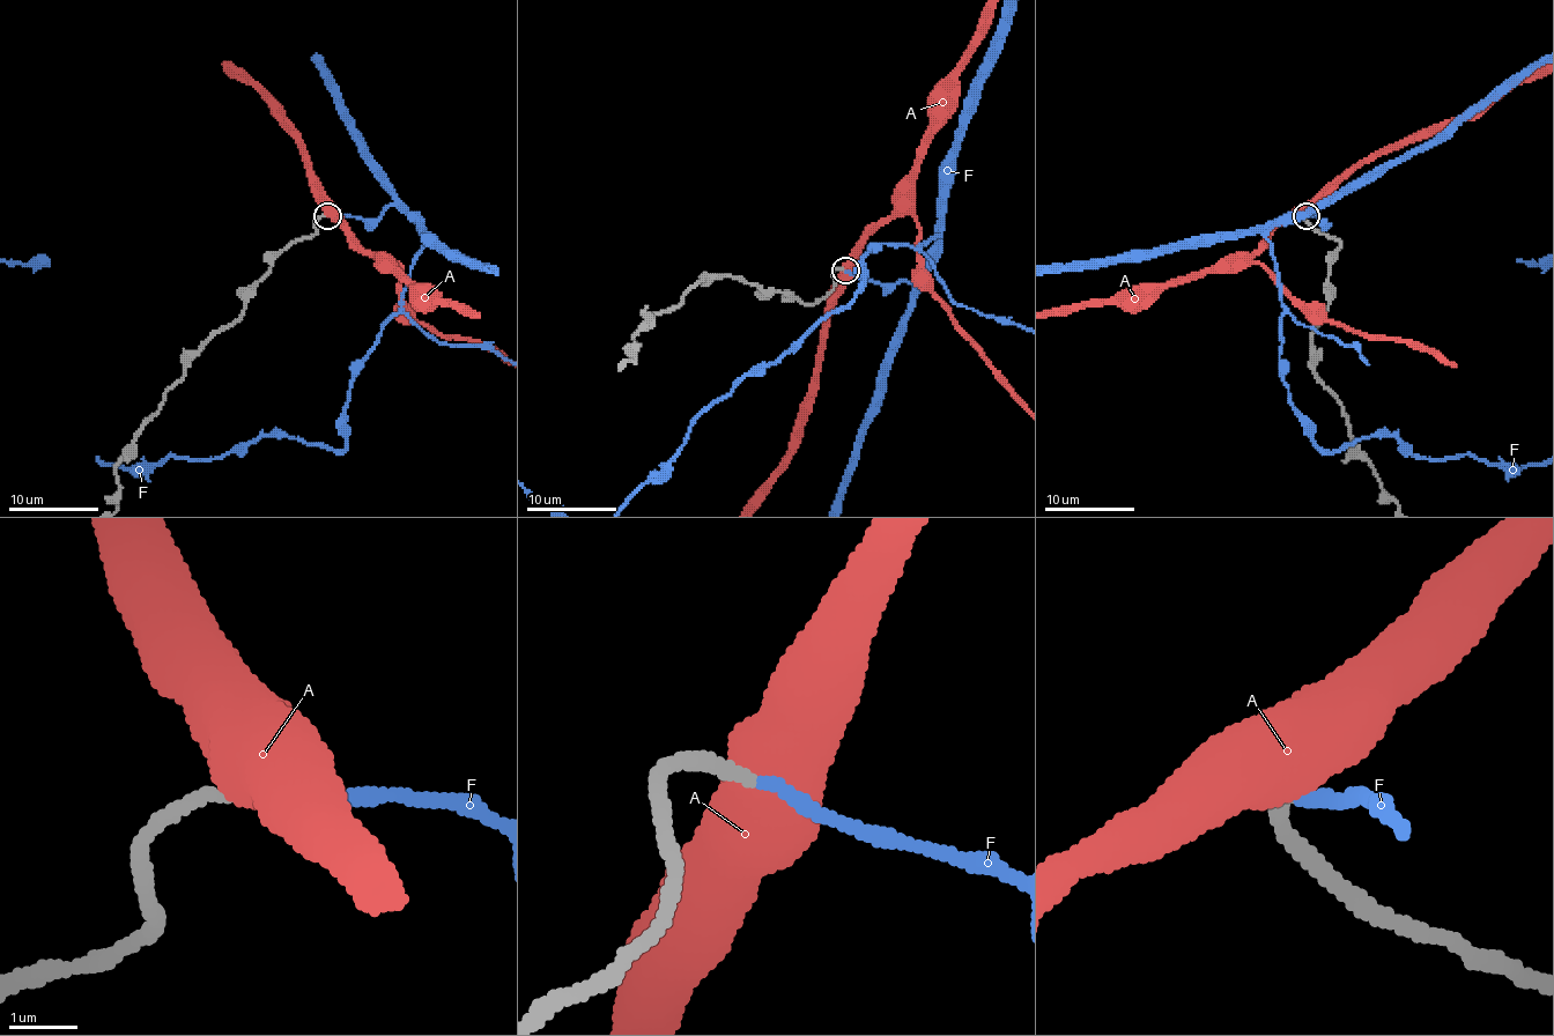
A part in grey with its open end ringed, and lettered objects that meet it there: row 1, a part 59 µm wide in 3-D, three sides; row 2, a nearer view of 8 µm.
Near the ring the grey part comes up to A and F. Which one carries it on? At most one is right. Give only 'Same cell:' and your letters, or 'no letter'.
Same cell: F

